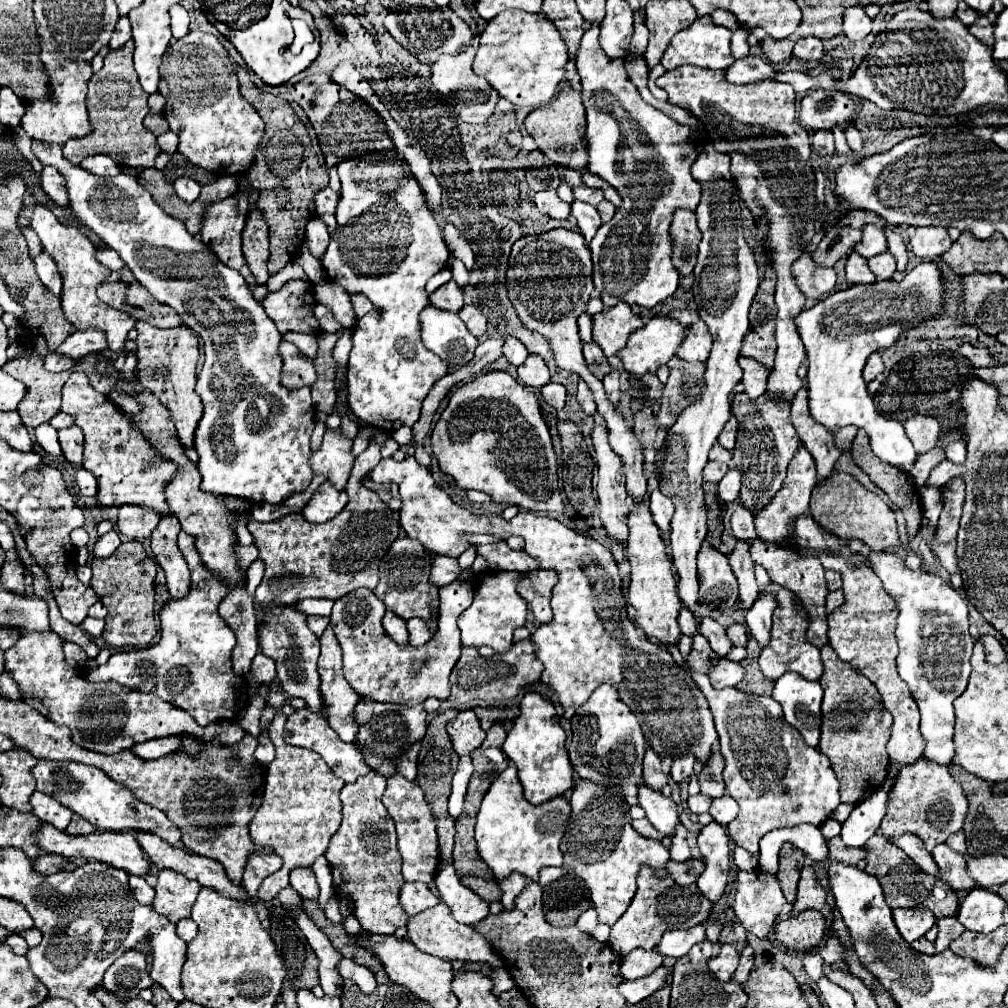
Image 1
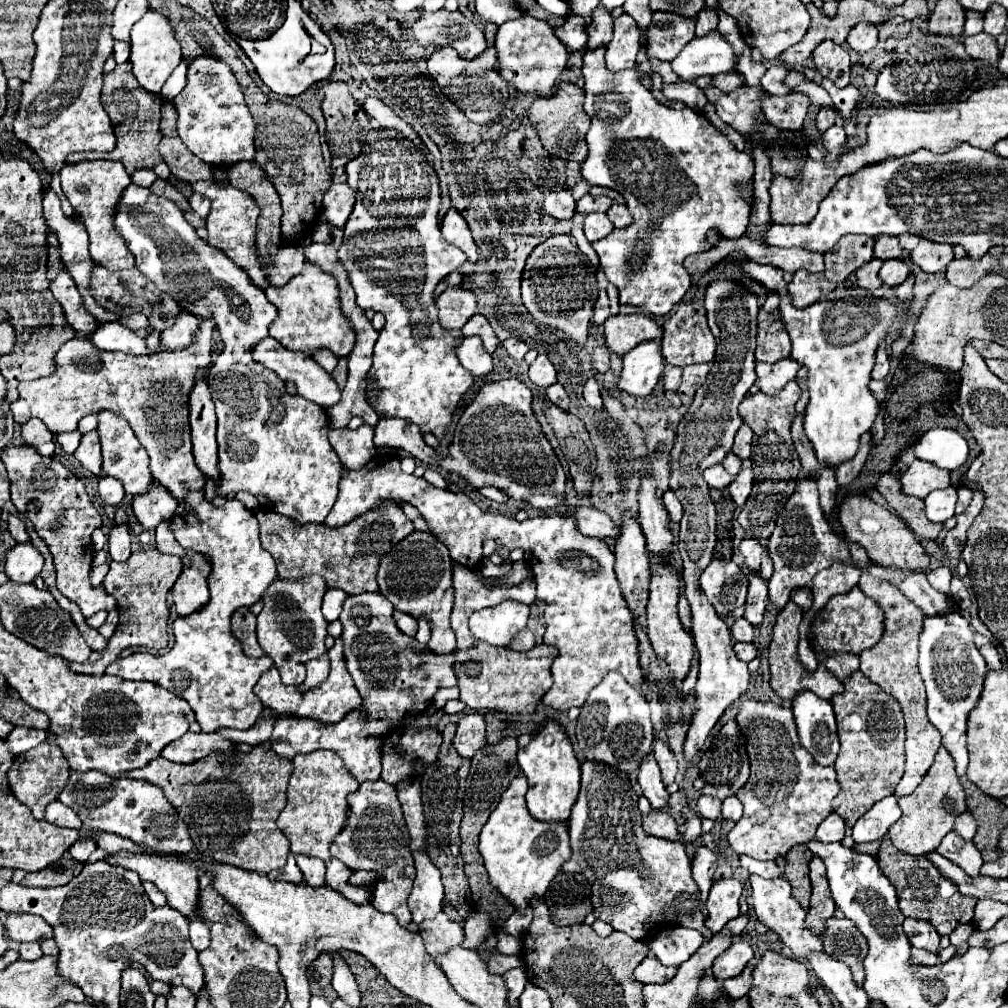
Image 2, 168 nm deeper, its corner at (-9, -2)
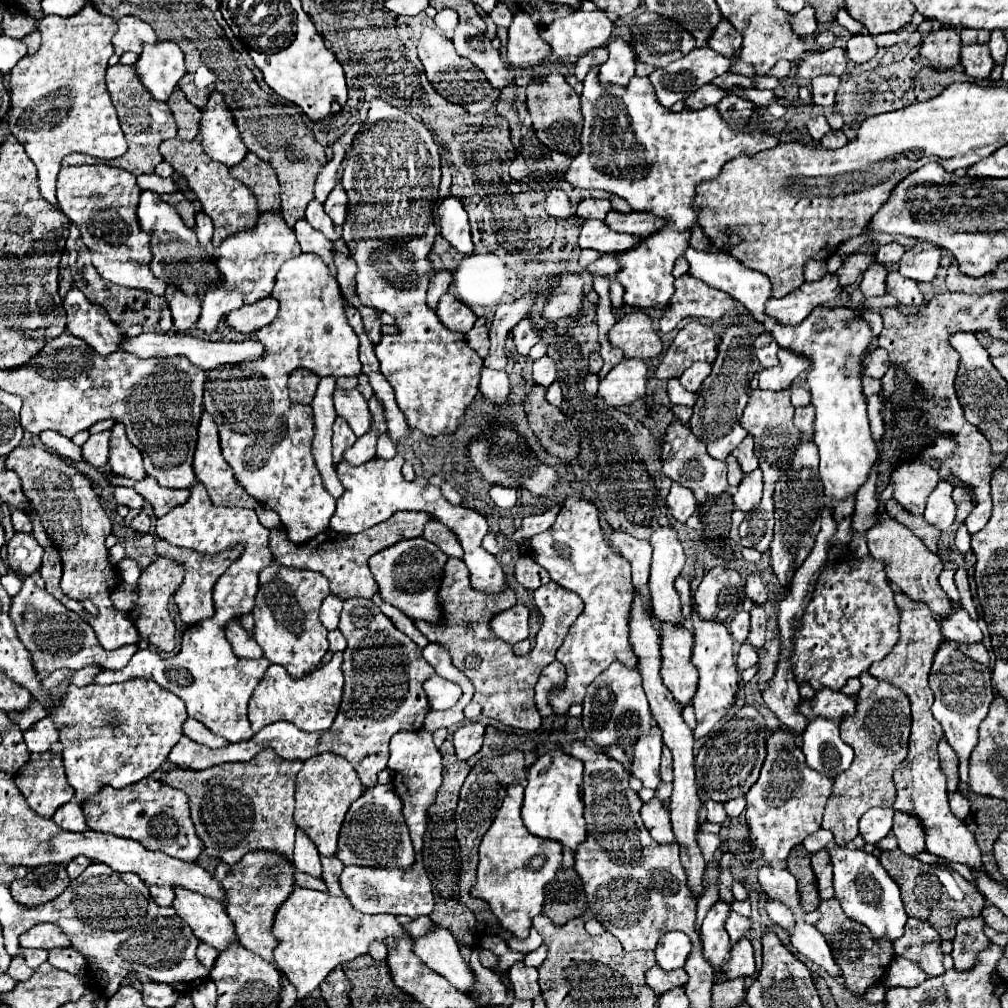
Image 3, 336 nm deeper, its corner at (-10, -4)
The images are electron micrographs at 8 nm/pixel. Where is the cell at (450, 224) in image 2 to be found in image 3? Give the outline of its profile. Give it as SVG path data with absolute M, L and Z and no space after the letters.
M448 197L438 207L440 213L440 233L442 237L460 253L470 255L474 251L474 243L470 237L468 215L456 197Z

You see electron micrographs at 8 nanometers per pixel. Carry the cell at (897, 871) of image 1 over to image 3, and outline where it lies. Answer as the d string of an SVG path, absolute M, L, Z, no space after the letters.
M900 849L894 851L884 851L880 855L880 863L886 867L890 877L898 883L902 891L902 901L908 917L916 917L922 921L928 921L942 939L952 939L954 937L954 927L958 921L968 919L968 917L978 917L984 909L984 897L982 893L968 883L968 889L962 889L954 881L954 873L948 871L946 867L940 865L926 865L918 861L916 857L906 857Z

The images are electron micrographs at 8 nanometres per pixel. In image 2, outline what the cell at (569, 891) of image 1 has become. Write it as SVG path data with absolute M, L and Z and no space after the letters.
M557 873L543 901L551 911L553 923L561 927L583 923L587 913L593 911L589 881L575 873Z

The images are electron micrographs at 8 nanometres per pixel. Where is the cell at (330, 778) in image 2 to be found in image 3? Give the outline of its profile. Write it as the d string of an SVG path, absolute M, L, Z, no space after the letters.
M320 753L304 761L304 767L296 777L294 823L300 831L304 831L310 837L310 841L316 845L320 855L332 857L336 853L336 841L338 841L344 815L350 803L356 801L362 793L364 793L364 787L354 767L344 757L334 753Z

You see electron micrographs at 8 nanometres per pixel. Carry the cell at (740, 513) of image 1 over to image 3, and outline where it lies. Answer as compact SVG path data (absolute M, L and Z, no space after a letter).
M752 573L748 579L746 579L746 597L750 597L754 603L764 603L766 601L766 587L764 587L764 581L758 573Z

